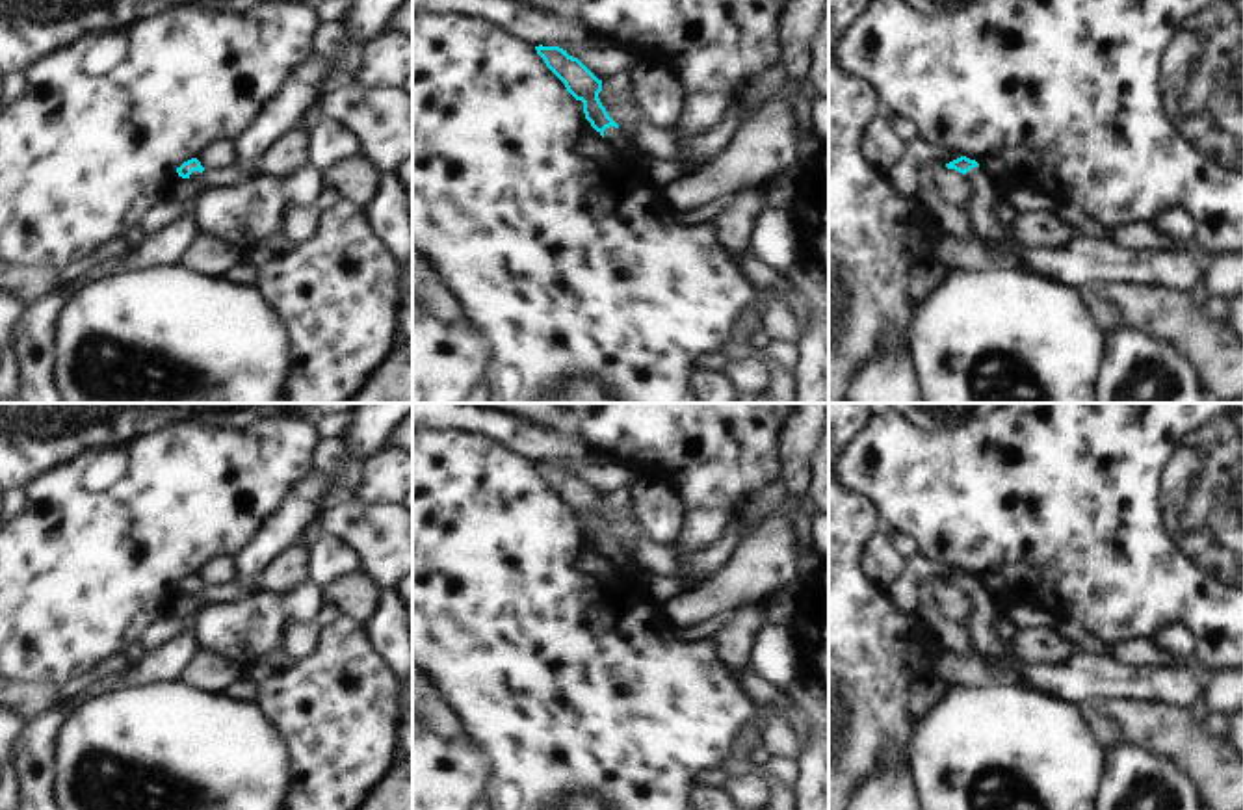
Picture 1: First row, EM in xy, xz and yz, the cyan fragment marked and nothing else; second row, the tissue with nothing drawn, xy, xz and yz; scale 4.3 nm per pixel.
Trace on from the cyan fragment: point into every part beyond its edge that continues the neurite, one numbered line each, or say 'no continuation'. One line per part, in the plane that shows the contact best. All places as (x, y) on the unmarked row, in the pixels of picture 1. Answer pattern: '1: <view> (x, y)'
1: xz (612, 550)

